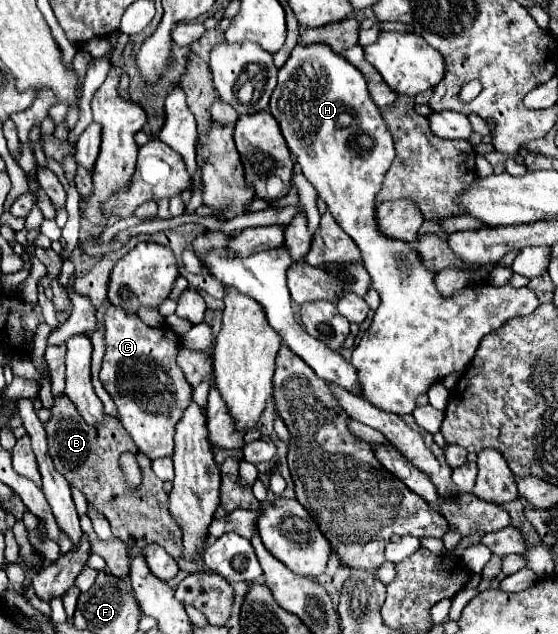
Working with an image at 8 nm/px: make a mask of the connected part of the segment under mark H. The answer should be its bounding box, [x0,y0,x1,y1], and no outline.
[269,44,539,414]

